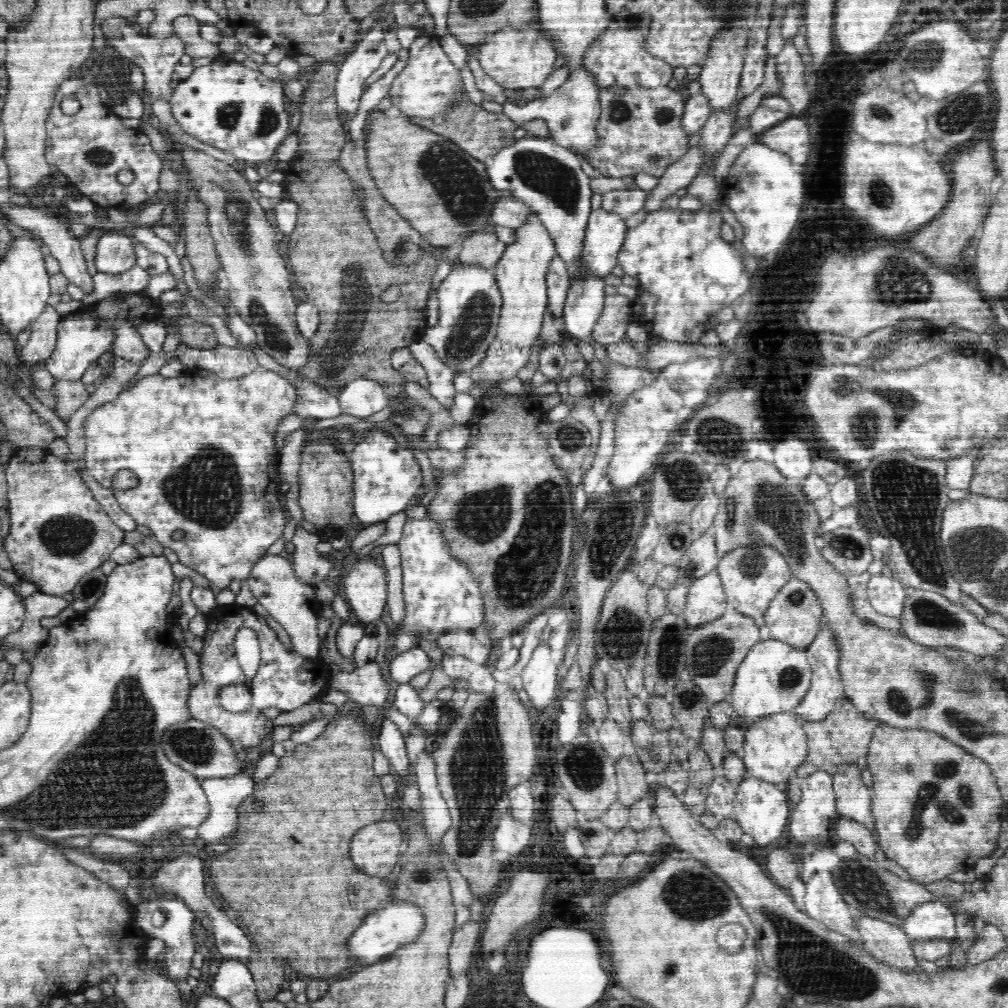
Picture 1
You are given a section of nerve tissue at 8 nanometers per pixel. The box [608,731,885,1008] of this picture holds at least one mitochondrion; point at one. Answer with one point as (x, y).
(795, 948)

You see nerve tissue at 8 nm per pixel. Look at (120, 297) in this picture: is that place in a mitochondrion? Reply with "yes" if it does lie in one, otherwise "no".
no

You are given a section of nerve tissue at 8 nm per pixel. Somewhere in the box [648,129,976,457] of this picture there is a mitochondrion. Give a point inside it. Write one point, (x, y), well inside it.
(867, 423)

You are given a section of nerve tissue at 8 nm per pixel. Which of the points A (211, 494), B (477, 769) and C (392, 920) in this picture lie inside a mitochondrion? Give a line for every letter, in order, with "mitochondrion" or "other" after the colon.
A: mitochondrion
B: mitochondrion
C: other

